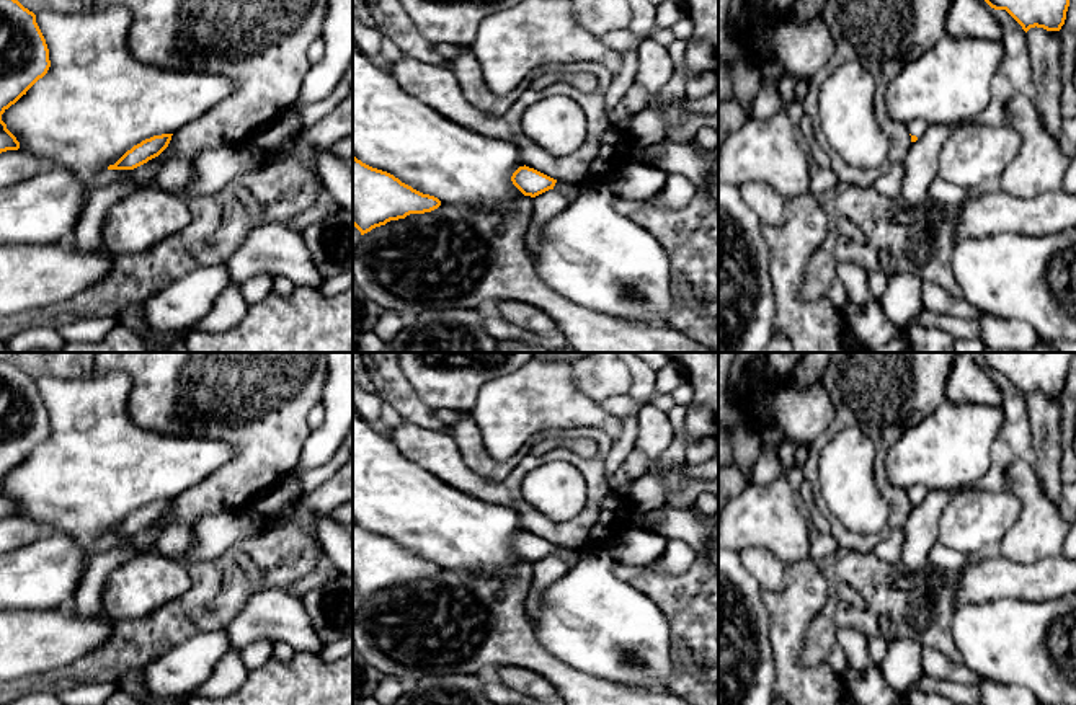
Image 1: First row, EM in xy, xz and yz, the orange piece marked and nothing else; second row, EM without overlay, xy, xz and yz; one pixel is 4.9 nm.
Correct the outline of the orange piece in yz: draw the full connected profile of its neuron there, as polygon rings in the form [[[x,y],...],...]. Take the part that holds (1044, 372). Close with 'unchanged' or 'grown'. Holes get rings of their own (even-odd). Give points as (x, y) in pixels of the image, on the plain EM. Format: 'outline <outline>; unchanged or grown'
outline [[[981,352],[985,367],[1006,375],[1027,398],[1030,393],[1060,397],[1076,352]]]; unchanged

